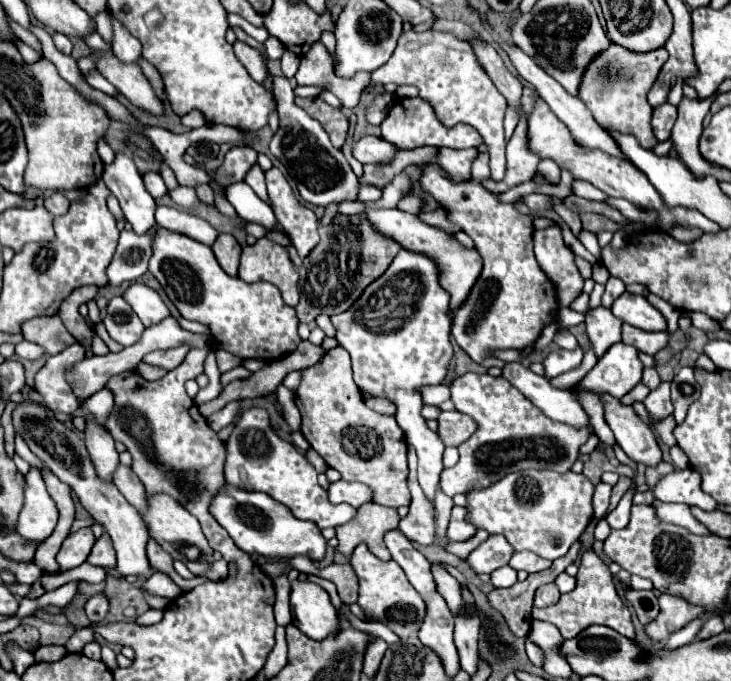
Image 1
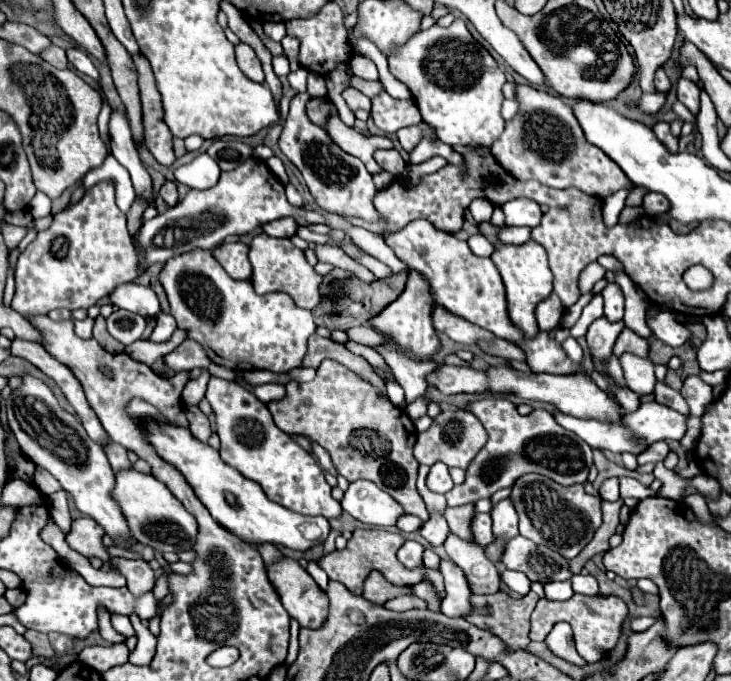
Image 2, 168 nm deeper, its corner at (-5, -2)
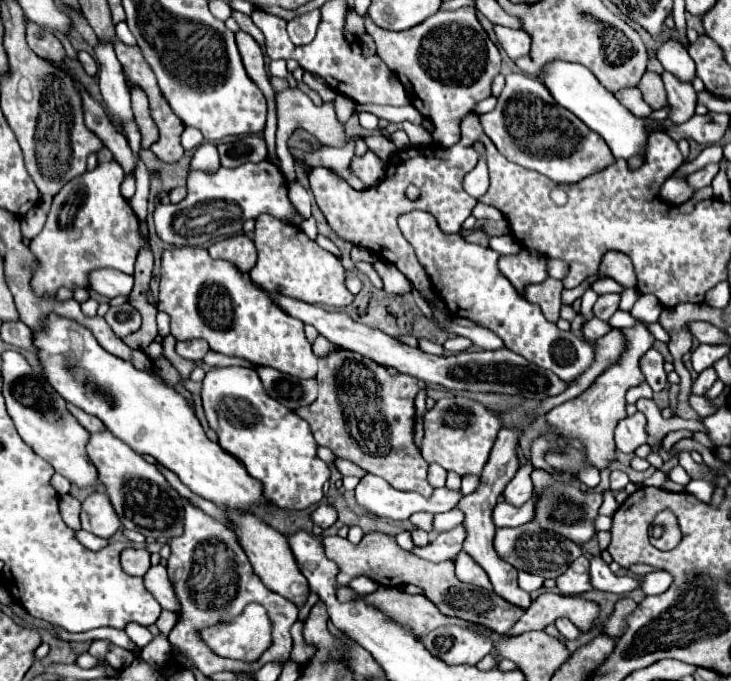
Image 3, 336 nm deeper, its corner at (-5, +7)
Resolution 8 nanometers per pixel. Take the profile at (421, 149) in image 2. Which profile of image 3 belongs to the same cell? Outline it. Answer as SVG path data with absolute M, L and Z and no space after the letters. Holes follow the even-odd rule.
M357 105L355 111L371 111L375 113L379 119L385 119L388 122L399 124L404 121L411 121L415 125L423 127L423 117L421 113L417 113L417 109L413 109L413 105L407 107L375 107L375 105Z

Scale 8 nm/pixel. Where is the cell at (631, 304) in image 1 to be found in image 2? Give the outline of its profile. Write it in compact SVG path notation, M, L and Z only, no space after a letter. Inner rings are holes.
M669 312L657 314L657 318L653 318L653 322L647 320L647 324L653 330L653 336L669 346L683 346L693 338L693 334L683 324L679 324Z

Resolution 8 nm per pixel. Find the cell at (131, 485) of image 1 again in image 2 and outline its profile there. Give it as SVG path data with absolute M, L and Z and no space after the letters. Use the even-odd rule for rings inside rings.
M109 440L109 444L103 446L103 448L105 448L105 454L107 454L107 458L109 458L109 462L111 462L111 466L113 466L115 472L131 466L131 462L129 462L129 458L127 458L127 448L123 448L123 446L119 446L119 444L111 442L111 440Z

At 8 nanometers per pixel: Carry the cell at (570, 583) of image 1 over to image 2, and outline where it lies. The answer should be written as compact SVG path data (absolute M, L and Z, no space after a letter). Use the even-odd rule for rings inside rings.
M575 574L573 578L571 578L571 584L573 584L573 590L577 592L577 594L587 594L587 596L595 596L595 594L599 594L599 584L597 584L597 580L593 578L593 576L583 576L583 574Z

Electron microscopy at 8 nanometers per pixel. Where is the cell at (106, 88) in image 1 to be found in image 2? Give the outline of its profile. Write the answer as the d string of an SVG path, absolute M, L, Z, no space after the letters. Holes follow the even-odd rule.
M49 46L43 54L39 52L39 56L45 60L45 62L49 62L49 64L53 64L55 68L66 69L68 68L68 59L65 56L65 50L63 48L59 48L59 46Z

